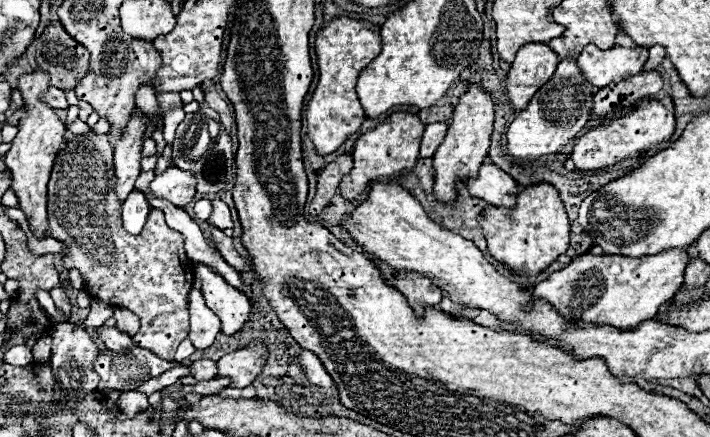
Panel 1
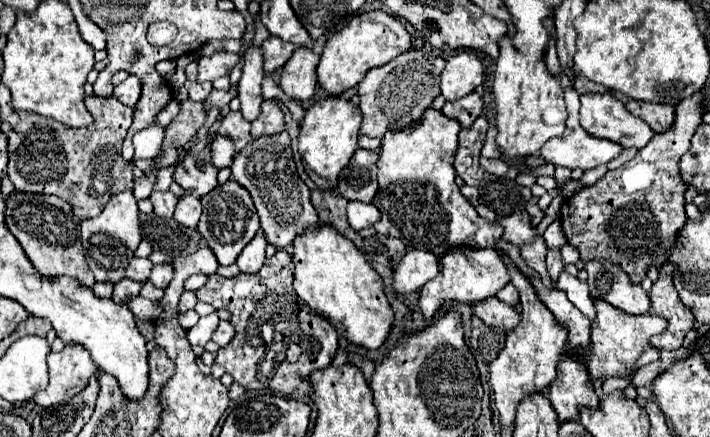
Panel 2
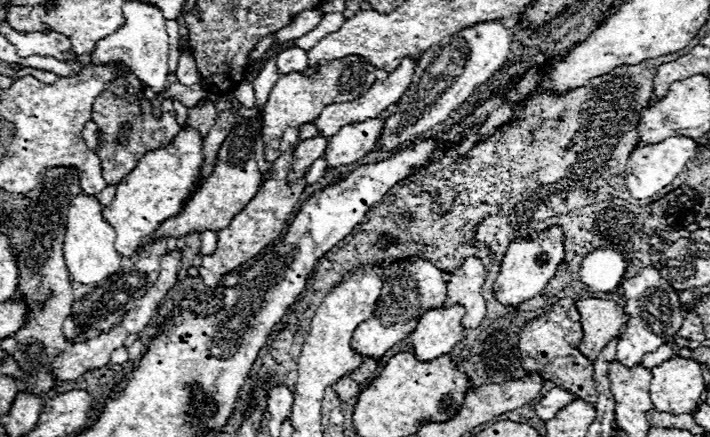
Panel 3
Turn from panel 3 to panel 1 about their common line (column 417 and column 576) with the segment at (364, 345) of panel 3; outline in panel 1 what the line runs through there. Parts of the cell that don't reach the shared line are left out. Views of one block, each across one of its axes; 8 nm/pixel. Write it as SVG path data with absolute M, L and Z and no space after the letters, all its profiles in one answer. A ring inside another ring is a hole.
M664 250L654 256L592 256L582 254L566 268L548 276L534 286L532 302L522 308L530 310L536 300L546 300L556 312L578 324L608 324L616 328L634 328L656 316L658 308L672 300L684 280L684 268L690 262L686 252Z

